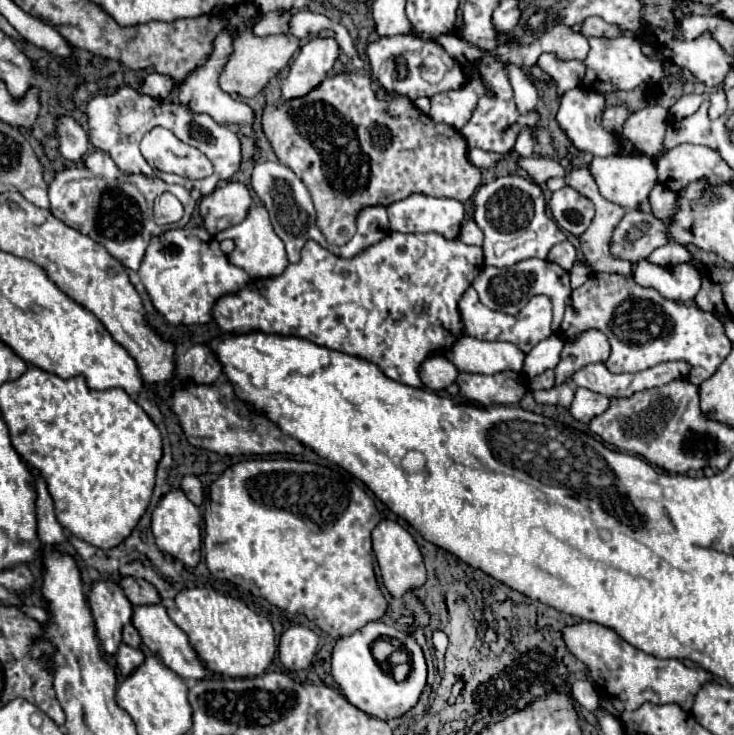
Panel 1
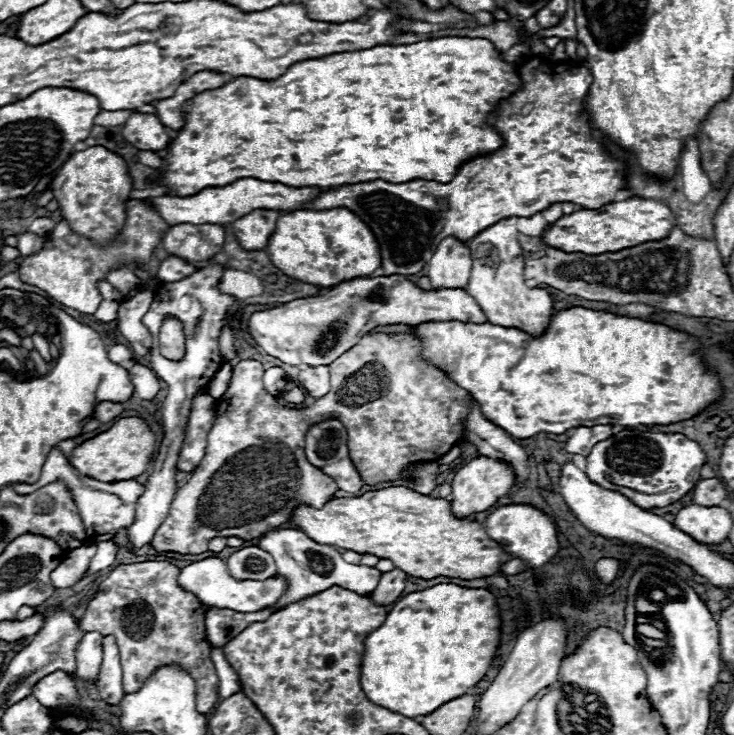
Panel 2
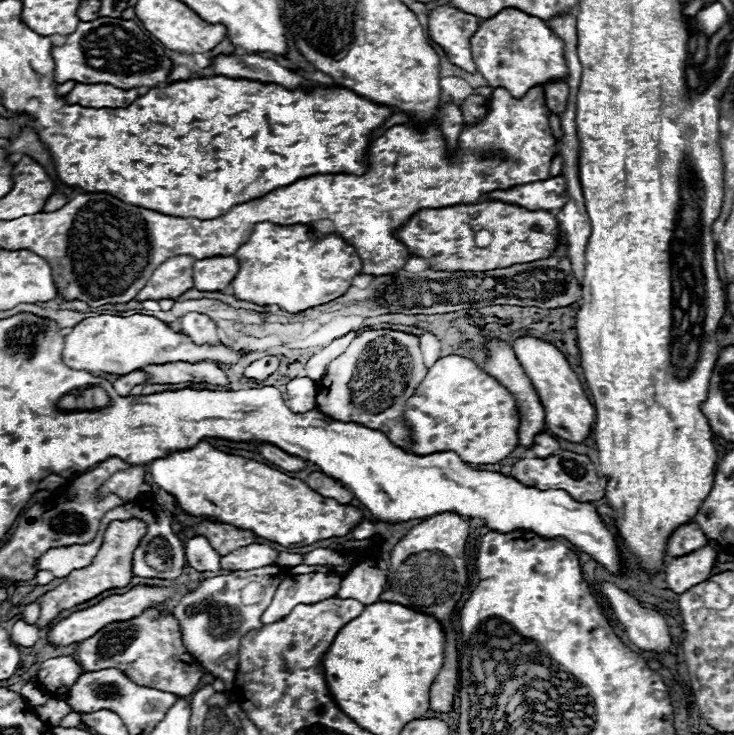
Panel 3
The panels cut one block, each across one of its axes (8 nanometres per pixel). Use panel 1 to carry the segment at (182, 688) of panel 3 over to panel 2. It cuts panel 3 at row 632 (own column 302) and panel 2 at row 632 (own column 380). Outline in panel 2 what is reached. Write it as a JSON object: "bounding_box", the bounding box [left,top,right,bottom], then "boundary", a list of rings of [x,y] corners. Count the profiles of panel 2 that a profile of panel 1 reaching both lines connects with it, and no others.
{"bounding_box":[80,560,218,714],"boundary":[[[150,560],[140,564],[120,564],[98,586],[98,594],[88,602],[80,618],[82,630],[94,630],[102,636],[116,636],[122,670],[124,692],[136,692],[144,680],[162,664],[178,662],[196,680],[196,708],[208,714],[218,702],[218,676],[206,642],[206,606],[178,584],[180,568],[166,560]]]}

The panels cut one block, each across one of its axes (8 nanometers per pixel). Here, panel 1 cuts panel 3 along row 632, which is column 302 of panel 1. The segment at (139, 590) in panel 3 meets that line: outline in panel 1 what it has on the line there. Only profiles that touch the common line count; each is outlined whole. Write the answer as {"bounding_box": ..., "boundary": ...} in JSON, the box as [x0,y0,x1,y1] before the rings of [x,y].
{"bounding_box":[282,38,340,98],"boundary":[[[312,38],[300,48],[298,58],[292,62],[290,72],[286,76],[282,98],[298,98],[316,88],[328,70],[332,70],[336,58],[340,54],[336,38]]]}

